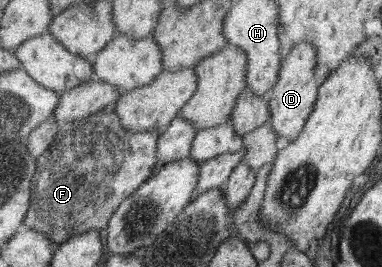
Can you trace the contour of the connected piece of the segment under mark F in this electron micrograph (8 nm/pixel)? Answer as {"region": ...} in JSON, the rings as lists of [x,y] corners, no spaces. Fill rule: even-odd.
{"region":[[[113,107],[106,108],[94,116],[85,117],[84,120],[61,126],[49,158],[50,161],[53,160],[52,167],[46,168],[44,177],[37,181],[33,205],[23,229],[40,230],[52,238],[56,246],[86,231],[107,229],[111,217],[121,207],[121,203],[149,181],[159,168],[158,142],[161,134],[158,130],[134,132],[124,128]]]}

